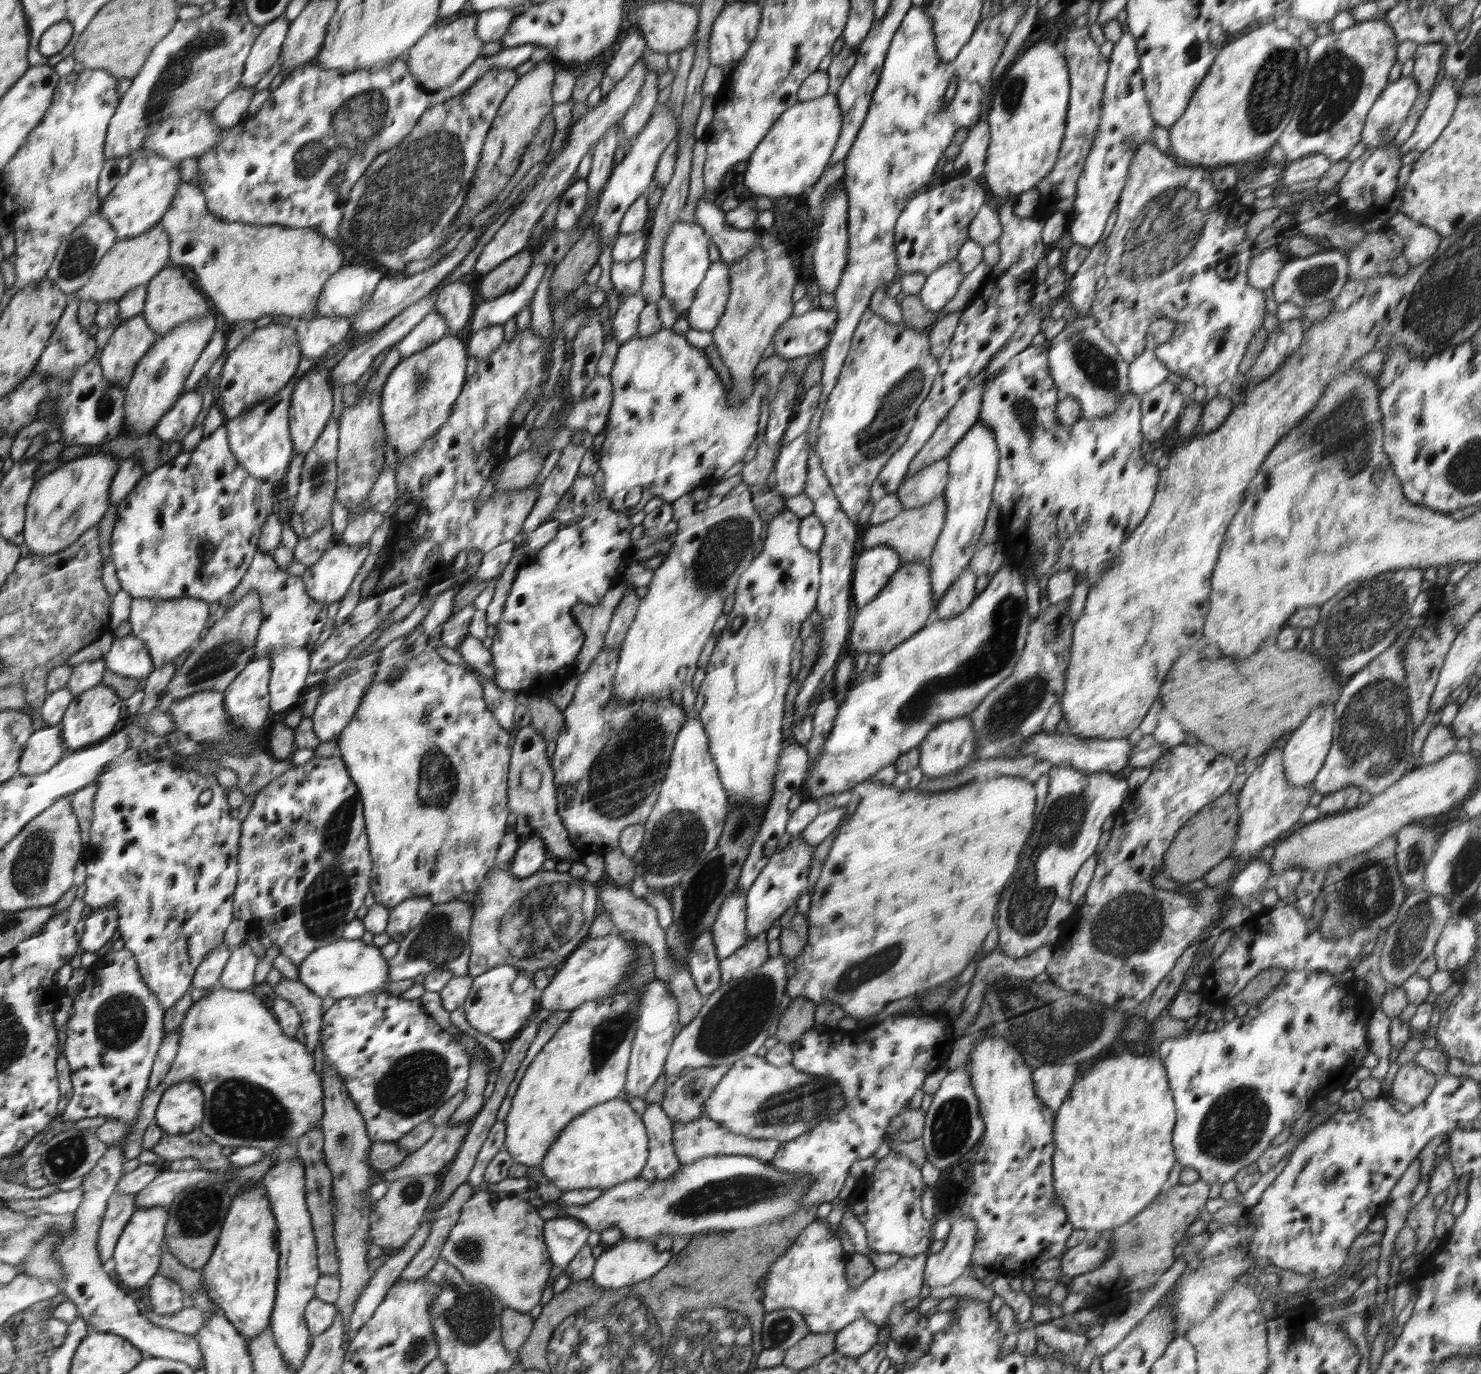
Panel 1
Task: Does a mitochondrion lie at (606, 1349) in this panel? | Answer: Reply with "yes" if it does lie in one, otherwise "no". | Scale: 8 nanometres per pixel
yes

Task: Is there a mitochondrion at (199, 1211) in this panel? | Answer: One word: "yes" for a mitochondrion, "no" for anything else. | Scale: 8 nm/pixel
yes

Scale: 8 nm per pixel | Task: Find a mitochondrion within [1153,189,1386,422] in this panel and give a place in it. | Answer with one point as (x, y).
(1316, 280)

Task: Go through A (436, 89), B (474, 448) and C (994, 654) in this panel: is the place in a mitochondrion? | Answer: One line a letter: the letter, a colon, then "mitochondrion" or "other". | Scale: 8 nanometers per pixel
A: other
B: other
C: mitochondrion

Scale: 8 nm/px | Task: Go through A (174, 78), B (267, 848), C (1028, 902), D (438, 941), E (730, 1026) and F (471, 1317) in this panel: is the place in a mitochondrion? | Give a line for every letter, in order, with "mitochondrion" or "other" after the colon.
A: mitochondrion
B: other
C: mitochondrion
D: mitochondrion
E: mitochondrion
F: mitochondrion

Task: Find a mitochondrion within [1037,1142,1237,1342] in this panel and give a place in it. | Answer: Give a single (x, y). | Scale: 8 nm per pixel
(1133, 1244)

